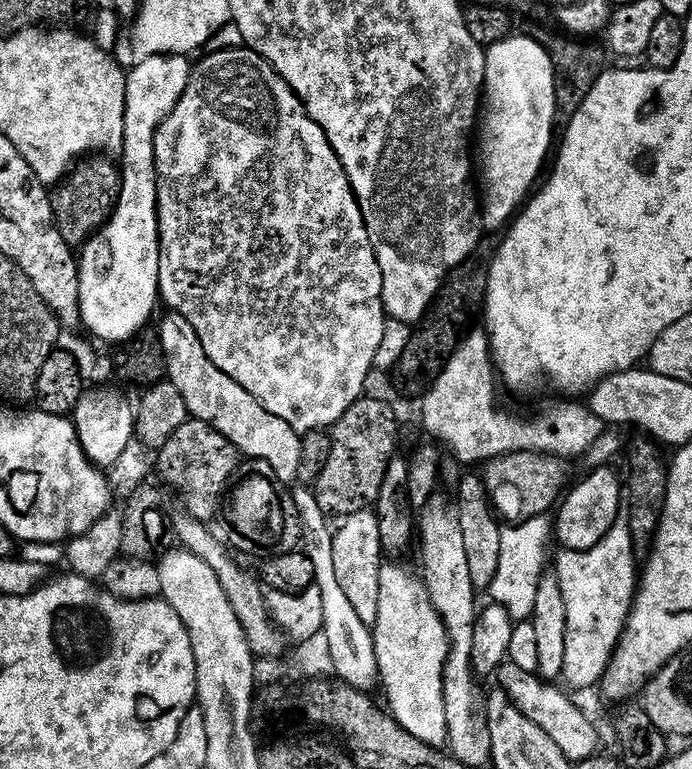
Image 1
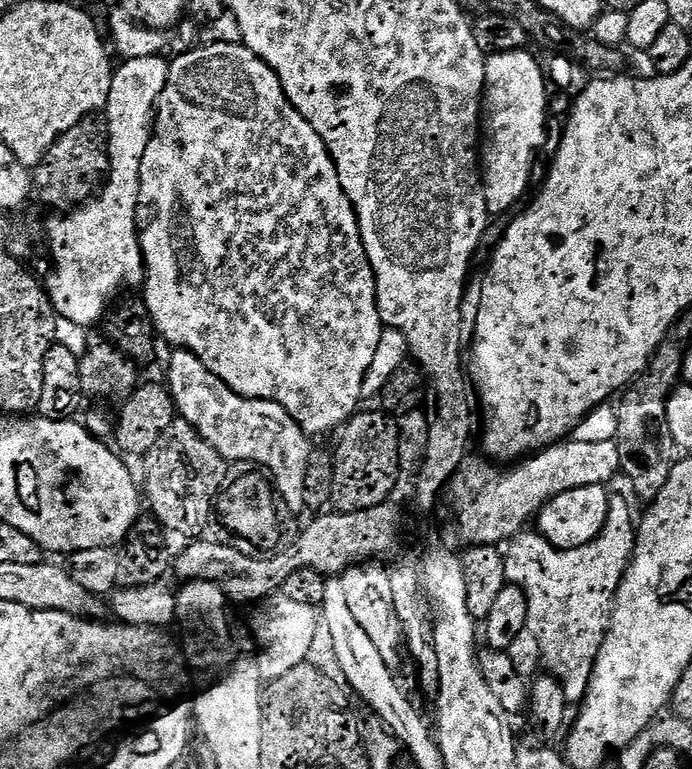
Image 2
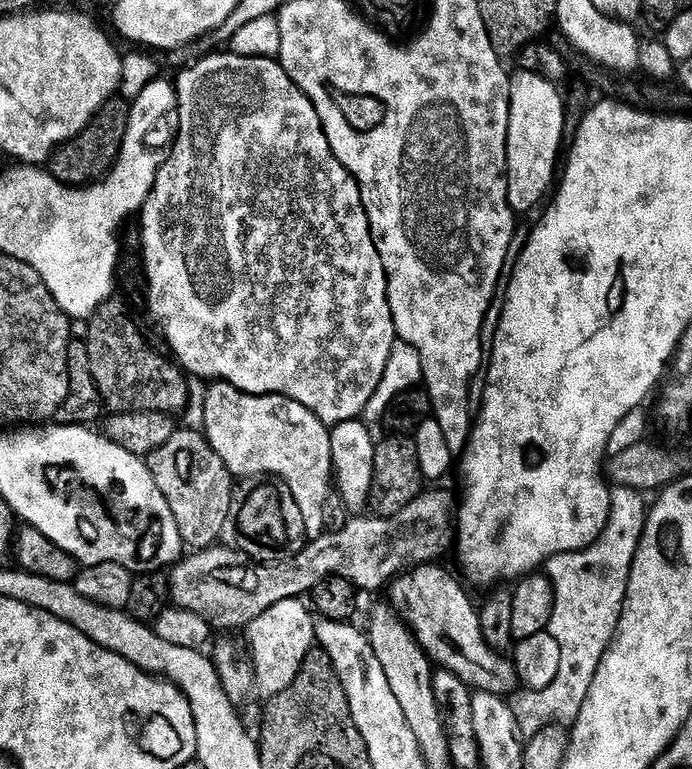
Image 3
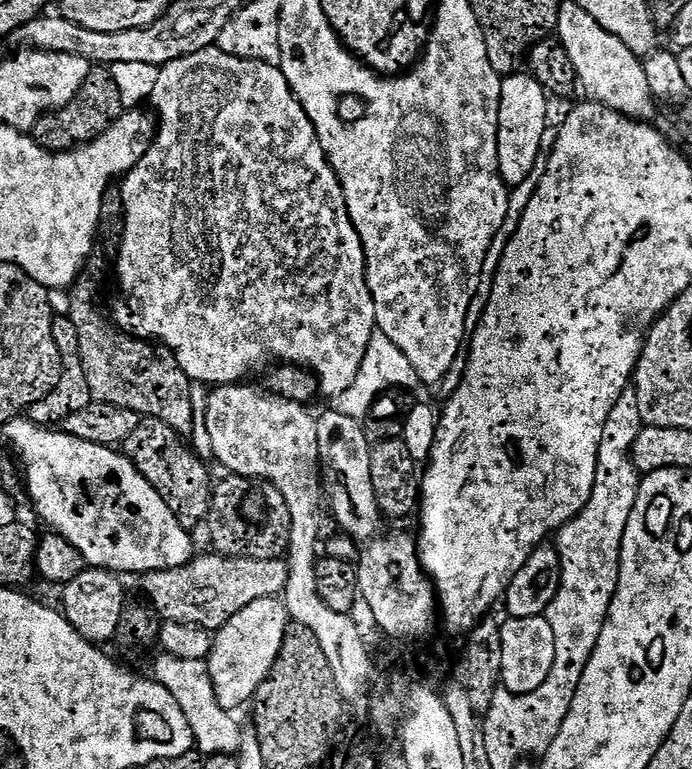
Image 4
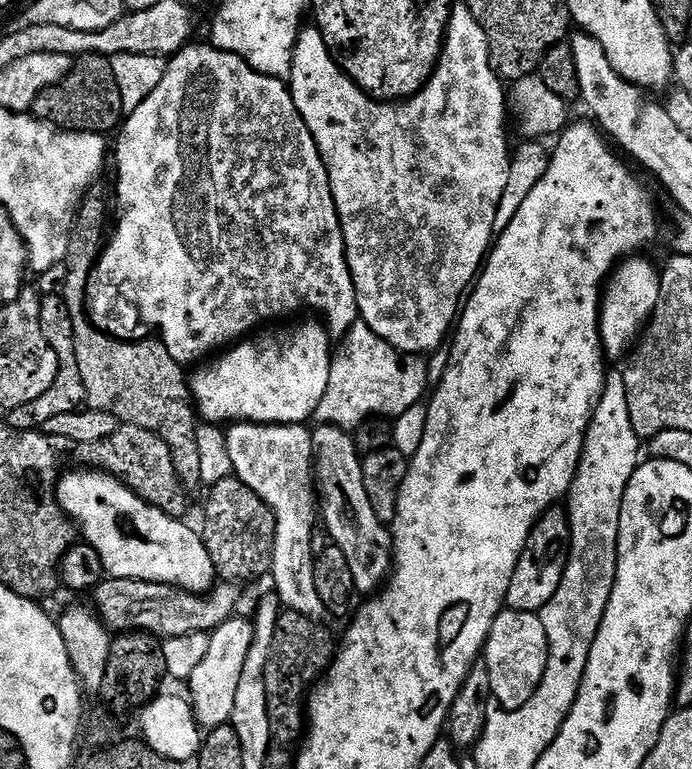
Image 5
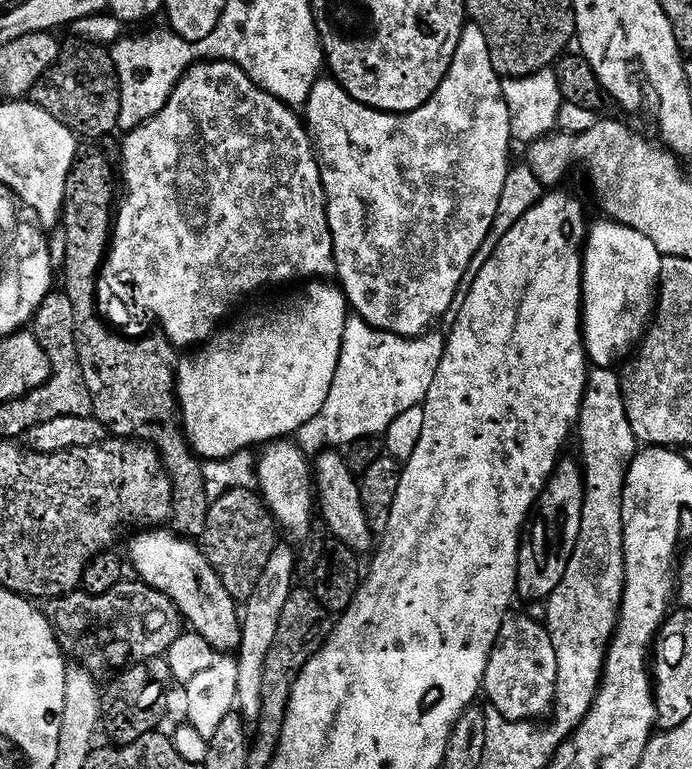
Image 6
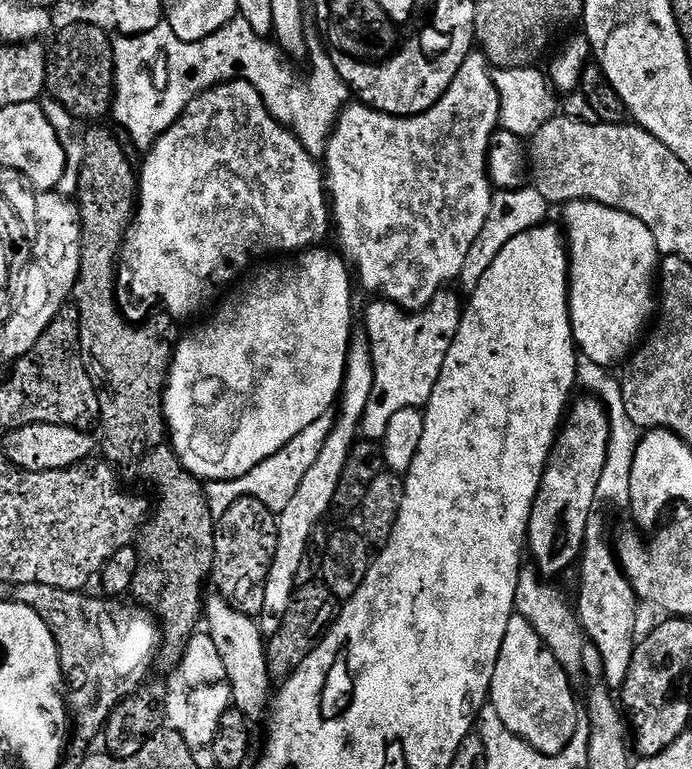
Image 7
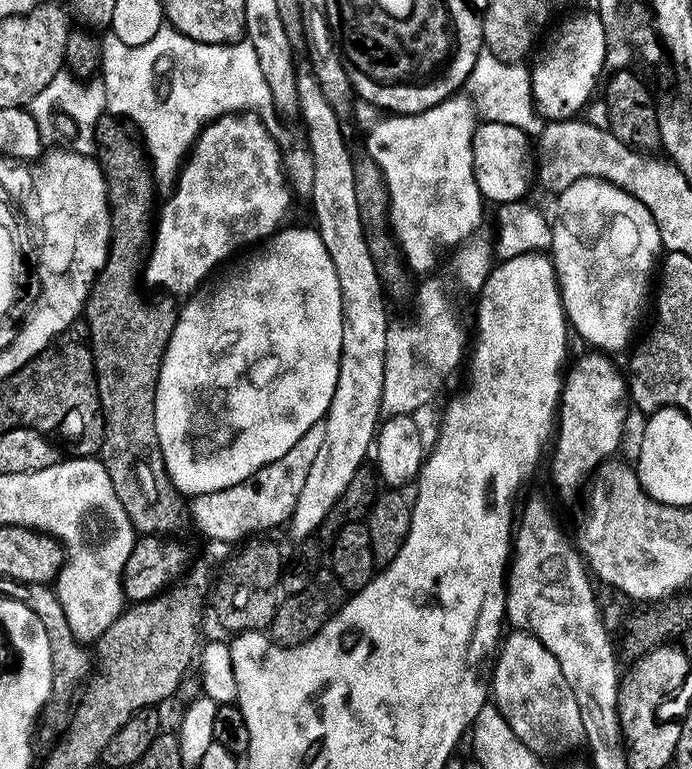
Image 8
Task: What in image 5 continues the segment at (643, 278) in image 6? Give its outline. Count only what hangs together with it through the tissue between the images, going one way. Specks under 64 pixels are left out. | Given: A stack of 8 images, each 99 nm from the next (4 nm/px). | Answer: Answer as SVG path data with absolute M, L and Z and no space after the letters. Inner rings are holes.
M644 258L625 259L613 271L610 279L607 281L606 291L602 296L600 306L600 343L602 351L609 361L620 359L623 361L629 355L628 347L633 343L632 348L637 343L638 337L645 331L646 325L652 319L652 314L660 301L661 273L650 261L640 259Z

